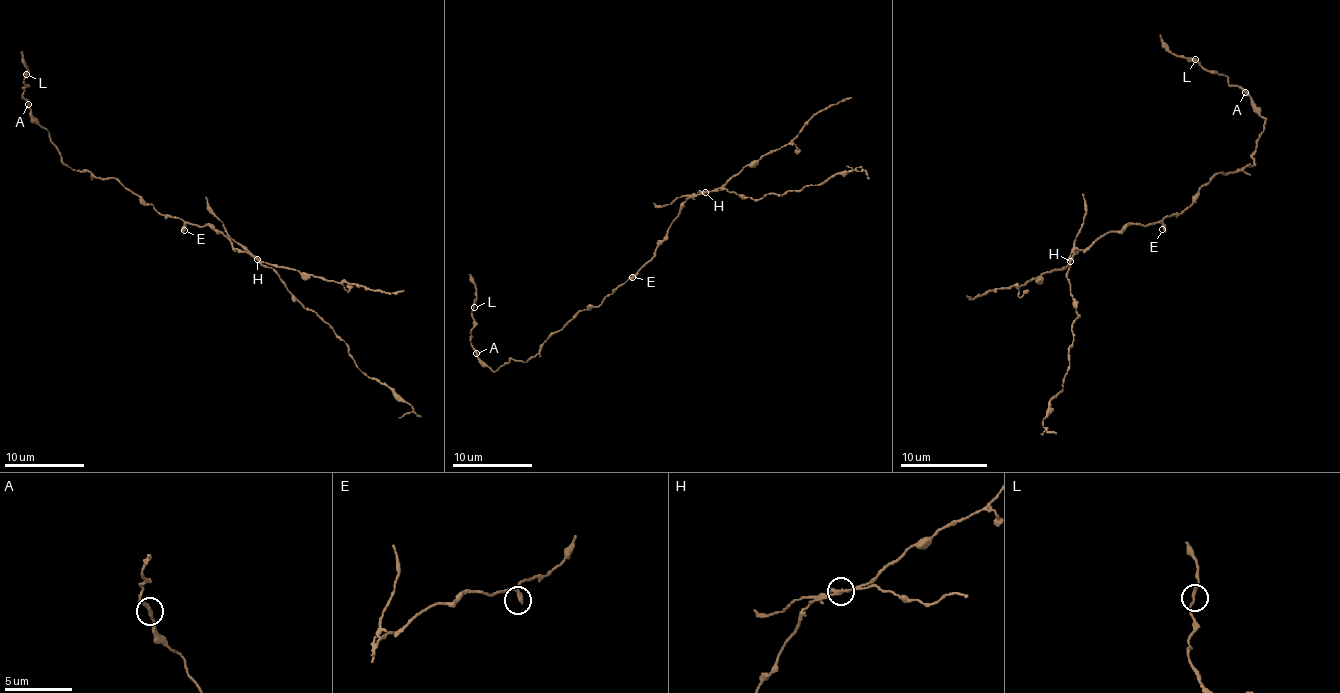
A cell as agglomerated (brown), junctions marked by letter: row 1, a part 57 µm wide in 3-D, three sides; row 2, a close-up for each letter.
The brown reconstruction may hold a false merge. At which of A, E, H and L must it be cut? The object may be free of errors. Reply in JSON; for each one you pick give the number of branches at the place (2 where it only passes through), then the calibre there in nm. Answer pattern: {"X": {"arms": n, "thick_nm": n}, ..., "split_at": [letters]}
{"H": {"arms": 2, "thick_nm": 240}, "split_at": ["H"]}

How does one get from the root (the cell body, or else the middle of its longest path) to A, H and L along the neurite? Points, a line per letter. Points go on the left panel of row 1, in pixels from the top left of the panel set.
A: (194, 224), (166, 218), (114, 178), (96, 178), (68, 168), (28, 104)
H: (194, 224), (210, 226), (234, 248), (248, 252), (256, 260)
L: (194, 224), (166, 218), (114, 178), (96, 178), (68, 168), (50, 134), (22, 98), (26, 74)

